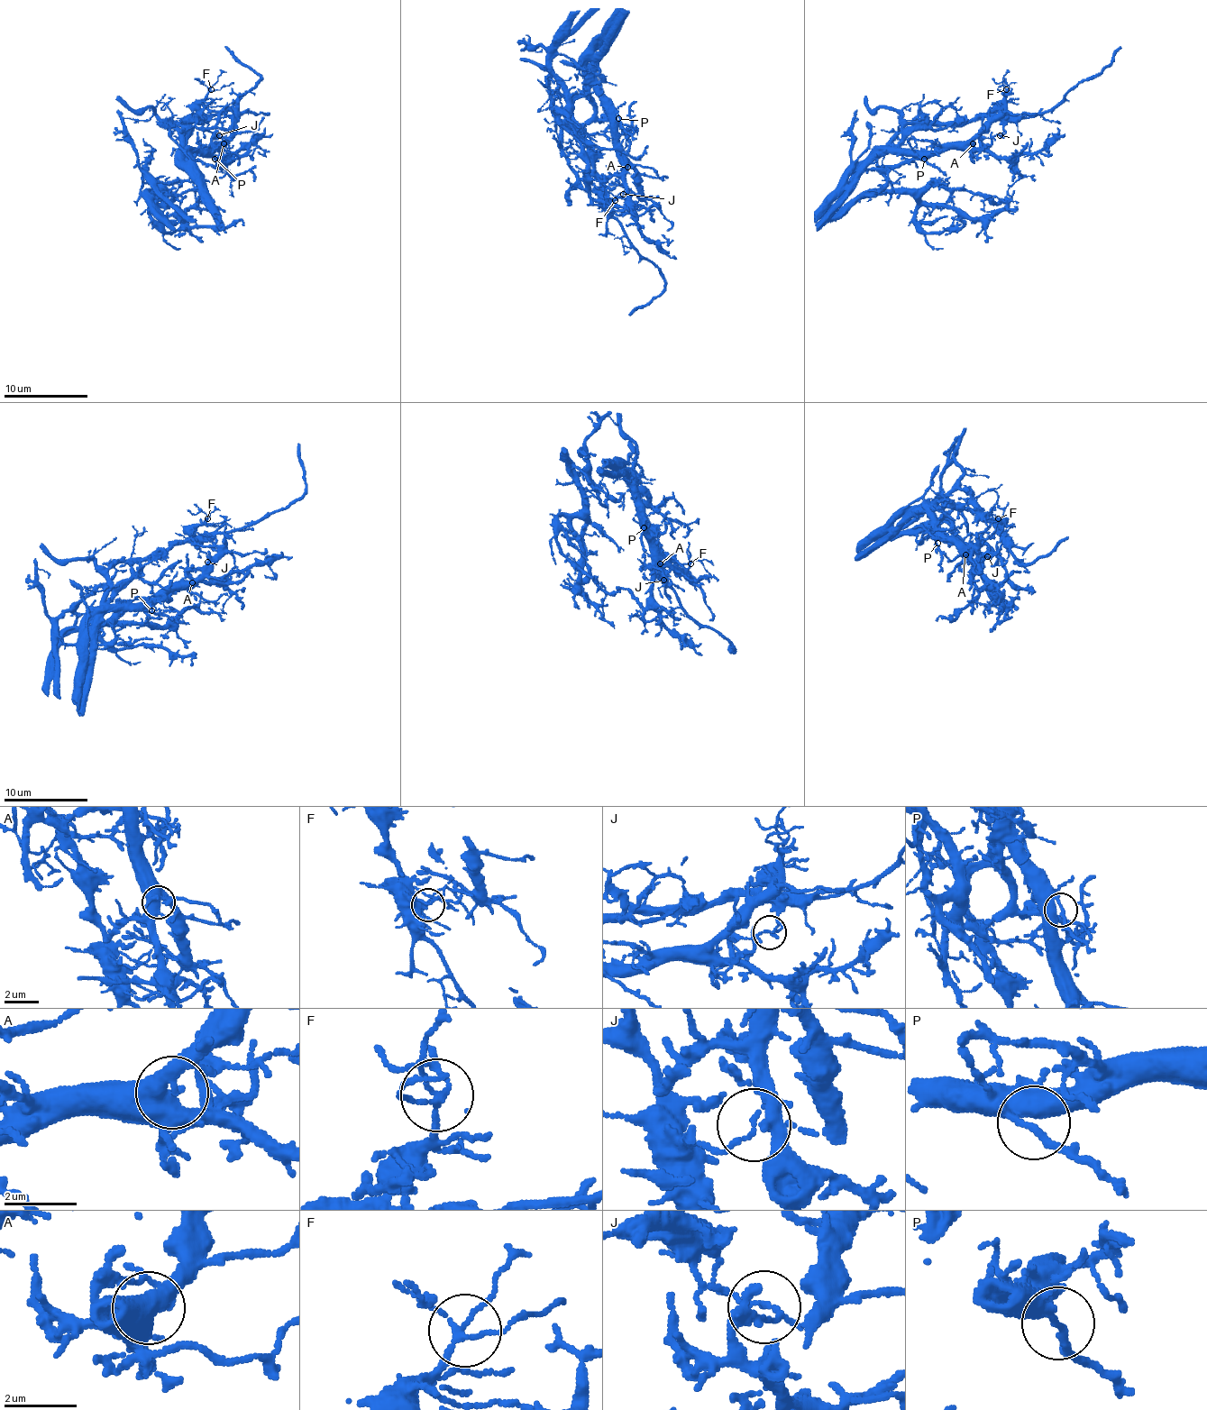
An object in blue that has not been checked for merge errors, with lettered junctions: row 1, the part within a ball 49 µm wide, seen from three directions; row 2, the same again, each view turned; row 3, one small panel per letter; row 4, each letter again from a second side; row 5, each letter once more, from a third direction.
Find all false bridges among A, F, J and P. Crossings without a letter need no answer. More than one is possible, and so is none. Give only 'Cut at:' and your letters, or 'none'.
Cut at: J

